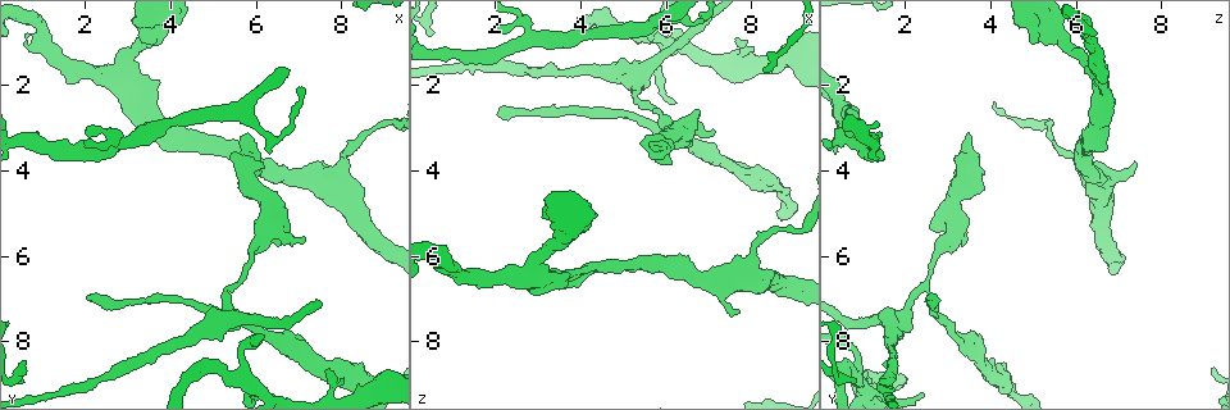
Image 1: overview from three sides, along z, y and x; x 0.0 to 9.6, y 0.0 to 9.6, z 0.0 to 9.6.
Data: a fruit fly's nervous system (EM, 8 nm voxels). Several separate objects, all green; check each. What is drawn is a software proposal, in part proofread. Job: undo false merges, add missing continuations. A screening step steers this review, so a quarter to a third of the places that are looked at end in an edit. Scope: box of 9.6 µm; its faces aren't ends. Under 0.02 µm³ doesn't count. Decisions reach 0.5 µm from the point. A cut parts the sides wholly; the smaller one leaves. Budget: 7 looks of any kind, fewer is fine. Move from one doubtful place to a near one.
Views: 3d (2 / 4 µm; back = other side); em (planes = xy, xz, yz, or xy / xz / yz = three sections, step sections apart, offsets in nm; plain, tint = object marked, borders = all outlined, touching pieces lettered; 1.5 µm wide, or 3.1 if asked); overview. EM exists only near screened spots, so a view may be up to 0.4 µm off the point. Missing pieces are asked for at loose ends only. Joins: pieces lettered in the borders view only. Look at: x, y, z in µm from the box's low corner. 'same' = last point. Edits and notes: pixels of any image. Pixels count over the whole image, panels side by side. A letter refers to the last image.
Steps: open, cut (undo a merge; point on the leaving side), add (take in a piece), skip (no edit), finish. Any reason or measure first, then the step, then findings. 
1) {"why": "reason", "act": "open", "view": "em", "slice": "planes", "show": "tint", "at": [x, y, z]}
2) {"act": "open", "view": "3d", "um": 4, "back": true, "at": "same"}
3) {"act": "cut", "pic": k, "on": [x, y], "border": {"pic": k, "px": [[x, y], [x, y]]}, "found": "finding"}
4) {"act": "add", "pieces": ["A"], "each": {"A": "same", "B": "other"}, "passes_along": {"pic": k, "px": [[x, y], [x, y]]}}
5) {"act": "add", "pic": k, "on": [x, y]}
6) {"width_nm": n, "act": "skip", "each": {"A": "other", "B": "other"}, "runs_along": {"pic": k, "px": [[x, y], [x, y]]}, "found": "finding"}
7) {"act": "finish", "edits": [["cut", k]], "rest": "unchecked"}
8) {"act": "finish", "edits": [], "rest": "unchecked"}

{"why": "branch stops here", "act": "open", "view": "3d", "um": 4, "at": [7.70, 8.65, 0.90]}

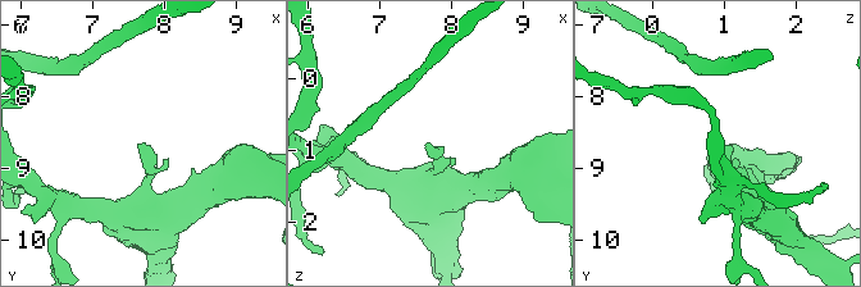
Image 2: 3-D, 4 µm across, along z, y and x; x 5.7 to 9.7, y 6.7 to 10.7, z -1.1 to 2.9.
{"why": "now the EM", "act": "open", "view": "em", "slice": "planes", "show": "borders", "at": [7.65, 8.65, 0.90]}

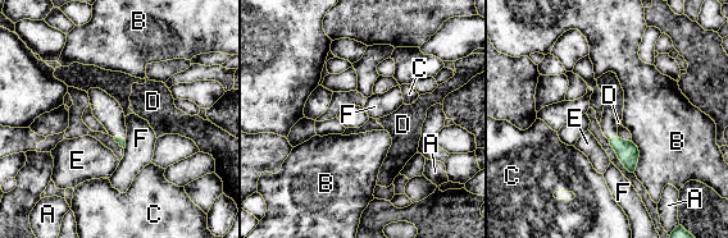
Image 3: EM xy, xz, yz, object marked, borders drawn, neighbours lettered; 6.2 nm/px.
{"act": "skip", "each": {"A": "other", "B": "other", "C": "other", "D": "other", "E": "other", "F": "other"}, "border": {"pic": 3, "px": [[127, 136], [124, 149]]}, "found": "none of them fits"}

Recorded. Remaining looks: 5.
{"why": "tapers out", "act": "open", "view": "em", "slice": "planes", "show": "tint", "at": [2.00, 6.90, 2.70]}

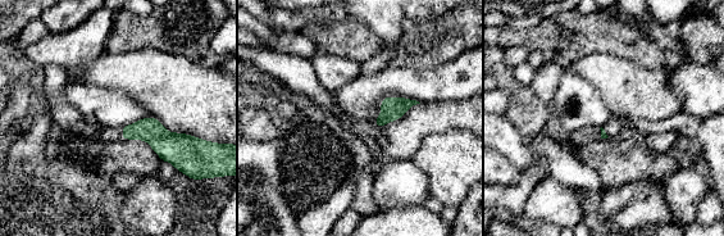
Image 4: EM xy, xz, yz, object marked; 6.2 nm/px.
{"why": "what lies round it", "act": "open", "view": "em", "slice": "planes", "show": "borders", "at": "same"}

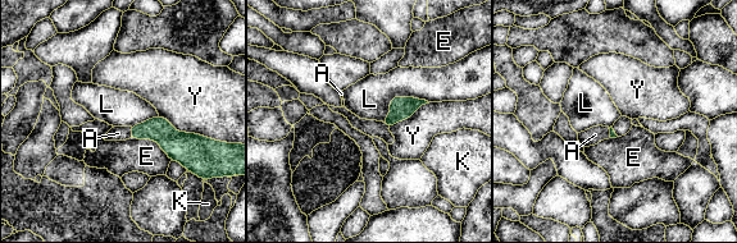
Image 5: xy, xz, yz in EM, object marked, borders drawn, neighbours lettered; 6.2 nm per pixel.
{"act": "add", "pieces": ["A"], "each": {"A": "same", "E": "other", "K": "other", "L": "other", "Y": "other"}, "passes_along": {"pic": 5, "px": [[159, 129], [131, 132], [118, 133]]}, "found": "the neuron continues"}

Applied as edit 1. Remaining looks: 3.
{"why": "see it whole again", "act": "open", "view": "overview"}

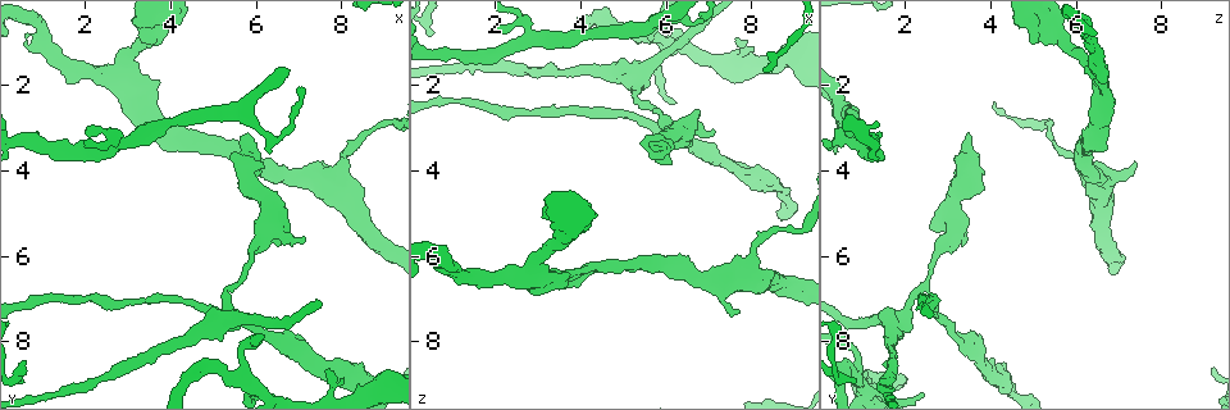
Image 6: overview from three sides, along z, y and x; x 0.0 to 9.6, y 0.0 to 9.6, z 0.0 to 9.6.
{"why": "branch stops here", "act": "open", "view": "3d", "um": 2, "back": true, "at": [0.60, 0.85, 6.20]}

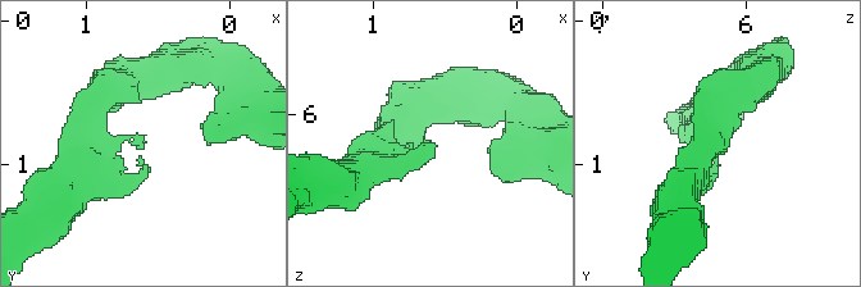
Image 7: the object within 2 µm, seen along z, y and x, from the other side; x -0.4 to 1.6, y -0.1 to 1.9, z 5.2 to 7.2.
{"arm_widths_nm": [280, 280], "why": "need the tissue", "act": "open", "view": "em", "slice": "planes", "show": "borders", "at": [0.60, 0.82, 6.22]}

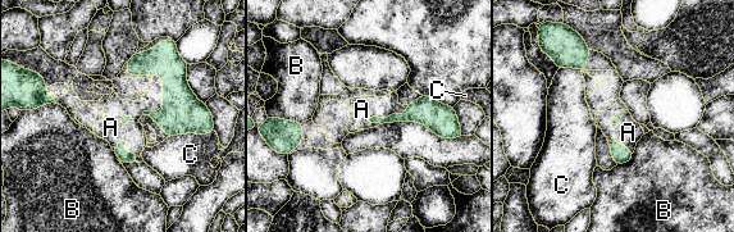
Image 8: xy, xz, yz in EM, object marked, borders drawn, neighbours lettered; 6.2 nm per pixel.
{"act": "add", "pieces": ["A"], "each": {"A": "same", "B": "other", "C": "other"}, "passes_along": {"pic": 8, "px": [[181, 108], [160, 74], [155, 90]]}, "found": "the neuron continues"}

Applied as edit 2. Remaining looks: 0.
{"act": "finish", "edits": [["add", 5], ["add", 8]], "rest": "unchecked"}

